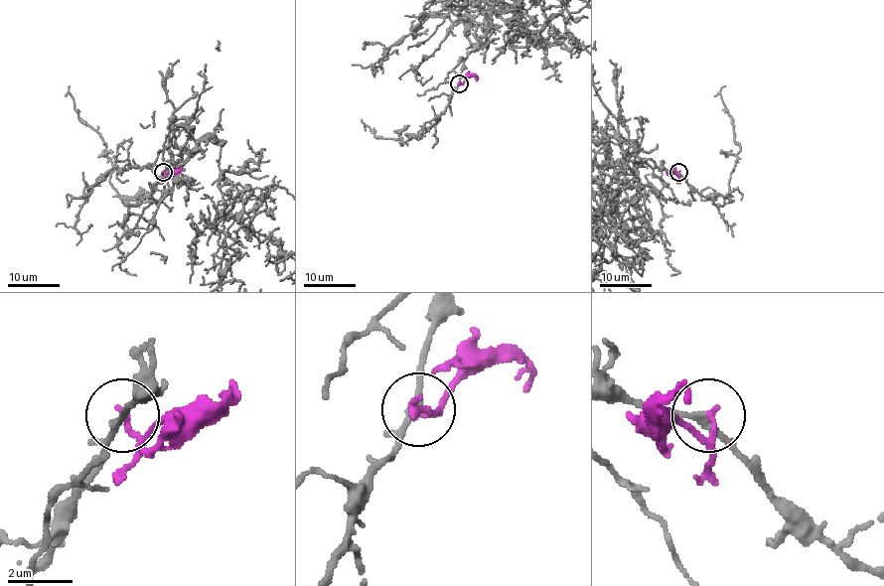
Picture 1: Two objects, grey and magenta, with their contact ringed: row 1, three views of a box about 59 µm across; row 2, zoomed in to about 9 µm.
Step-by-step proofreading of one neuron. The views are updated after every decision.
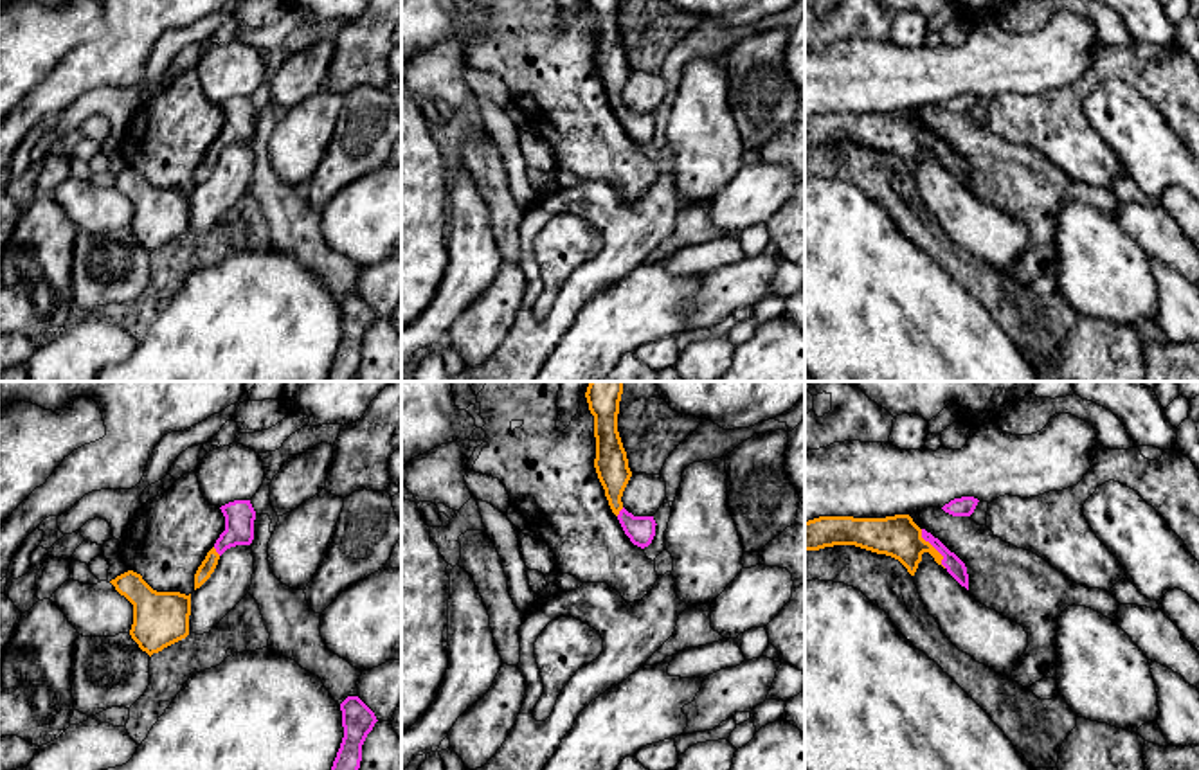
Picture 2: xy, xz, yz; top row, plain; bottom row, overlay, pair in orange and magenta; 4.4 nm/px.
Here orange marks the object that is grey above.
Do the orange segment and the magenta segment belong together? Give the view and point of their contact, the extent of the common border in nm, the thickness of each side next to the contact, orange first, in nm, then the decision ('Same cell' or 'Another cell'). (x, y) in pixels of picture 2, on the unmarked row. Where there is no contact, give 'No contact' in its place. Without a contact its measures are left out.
Touches orange at yz (935, 146). Shared border 200 nm. Thickness 190 nm (orange) against 80 nm. Same cell

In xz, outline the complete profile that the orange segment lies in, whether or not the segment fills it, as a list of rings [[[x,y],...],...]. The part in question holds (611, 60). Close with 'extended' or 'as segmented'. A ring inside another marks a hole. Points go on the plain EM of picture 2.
[[[589,0],[594,13],[596,56],[594,65],[605,86],[612,110],[618,113],[625,131],[641,146],[655,133],[654,113],[634,113],[623,104],[621,94],[632,74],[627,49],[618,29],[619,0]]]; extended

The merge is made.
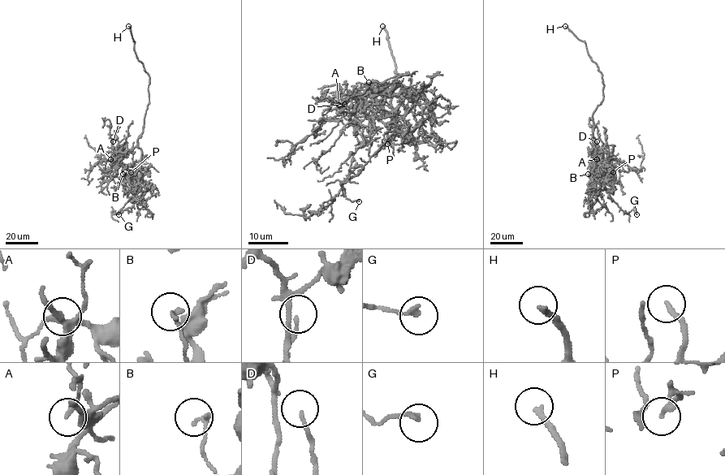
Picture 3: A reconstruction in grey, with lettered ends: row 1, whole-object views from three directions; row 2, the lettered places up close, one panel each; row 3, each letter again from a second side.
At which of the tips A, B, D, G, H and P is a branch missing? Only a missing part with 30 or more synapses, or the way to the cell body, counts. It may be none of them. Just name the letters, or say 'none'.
D, H, P

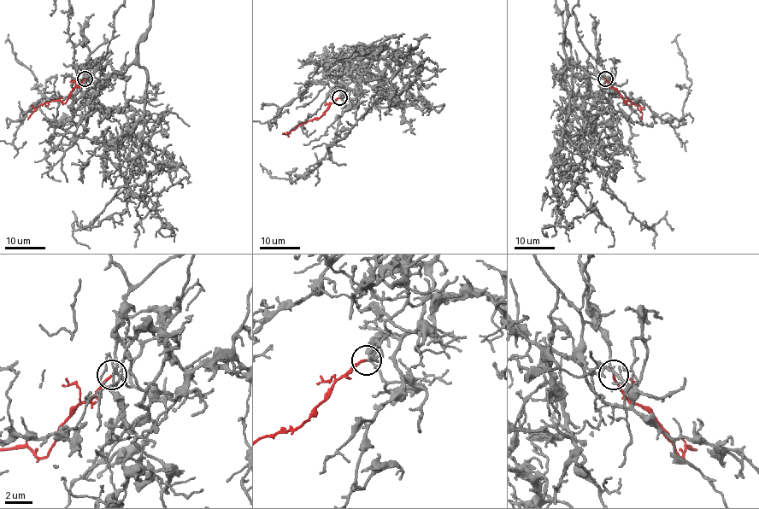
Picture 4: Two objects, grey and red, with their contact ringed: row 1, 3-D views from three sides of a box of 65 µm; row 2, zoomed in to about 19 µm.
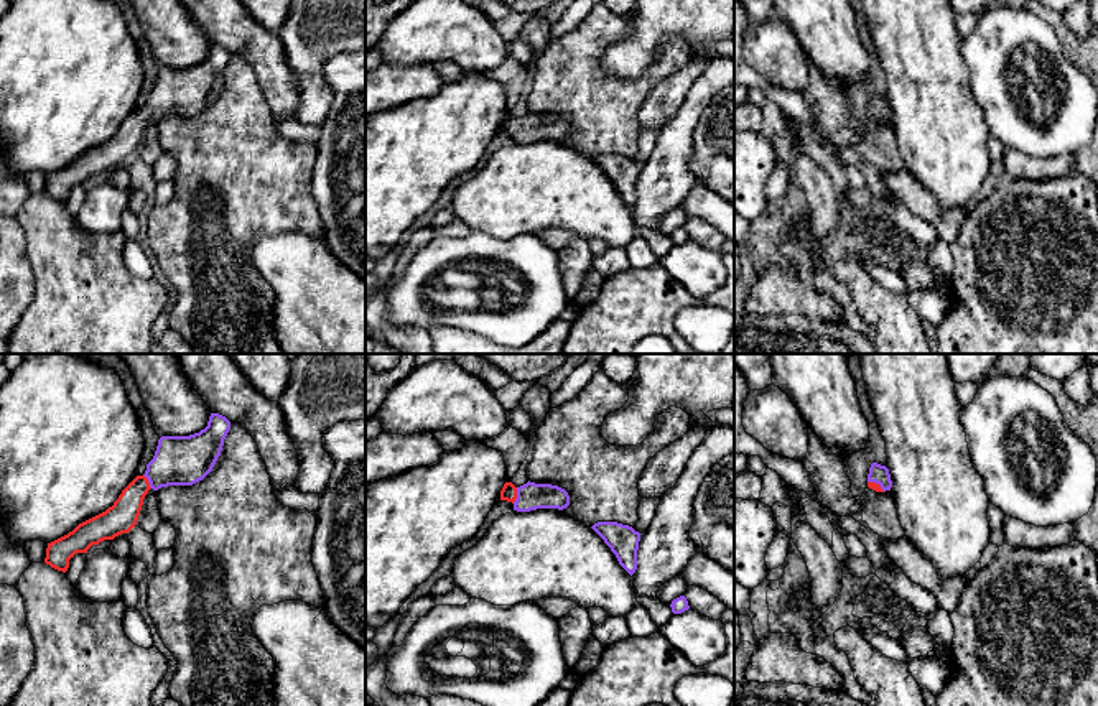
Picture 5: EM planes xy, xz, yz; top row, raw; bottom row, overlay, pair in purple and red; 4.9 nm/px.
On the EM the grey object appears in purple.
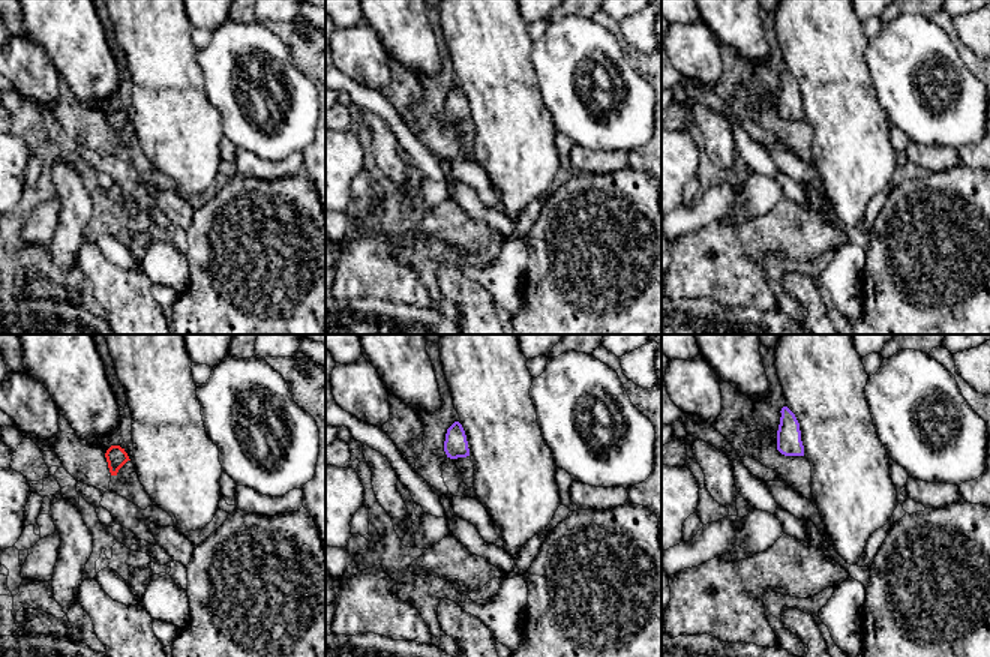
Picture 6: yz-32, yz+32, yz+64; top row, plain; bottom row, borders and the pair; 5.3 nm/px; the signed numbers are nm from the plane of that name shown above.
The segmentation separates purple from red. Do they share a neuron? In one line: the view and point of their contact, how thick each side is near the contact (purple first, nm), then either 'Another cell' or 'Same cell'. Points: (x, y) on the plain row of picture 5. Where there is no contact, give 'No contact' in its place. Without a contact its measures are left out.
Touches purple at xz (517, 127). Thickness 140 nm (purple) against 80 nm. Same cell

